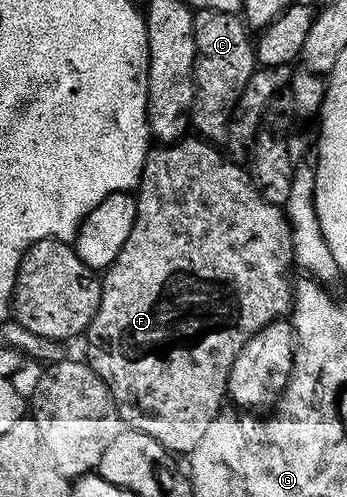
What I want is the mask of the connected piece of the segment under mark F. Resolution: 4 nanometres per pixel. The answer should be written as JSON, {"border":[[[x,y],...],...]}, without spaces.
{"border":[[[184,138],[173,144],[163,144],[148,155],[147,164],[143,167],[143,178],[137,189],[139,217],[135,219],[135,228],[121,254],[117,254],[115,261],[102,273],[101,302],[86,330],[86,363],[90,364],[109,393],[110,403],[117,406],[120,421],[126,427],[141,430],[141,434],[149,434],[149,438],[157,438],[157,442],[161,442],[161,446],[168,448],[172,454],[191,453],[197,442],[201,442],[202,436],[209,431],[209,422],[221,415],[223,400],[227,396],[229,370],[233,370],[233,362],[237,354],[241,354],[241,346],[245,346],[245,342],[249,342],[249,338],[253,338],[253,334],[257,334],[261,326],[286,317],[293,307],[291,268],[295,258],[295,233],[286,211],[280,205],[266,200],[252,173],[248,169],[246,172],[241,165],[234,164],[229,157],[222,156],[215,149],[218,147],[214,143],[203,138],[191,139]]]}

